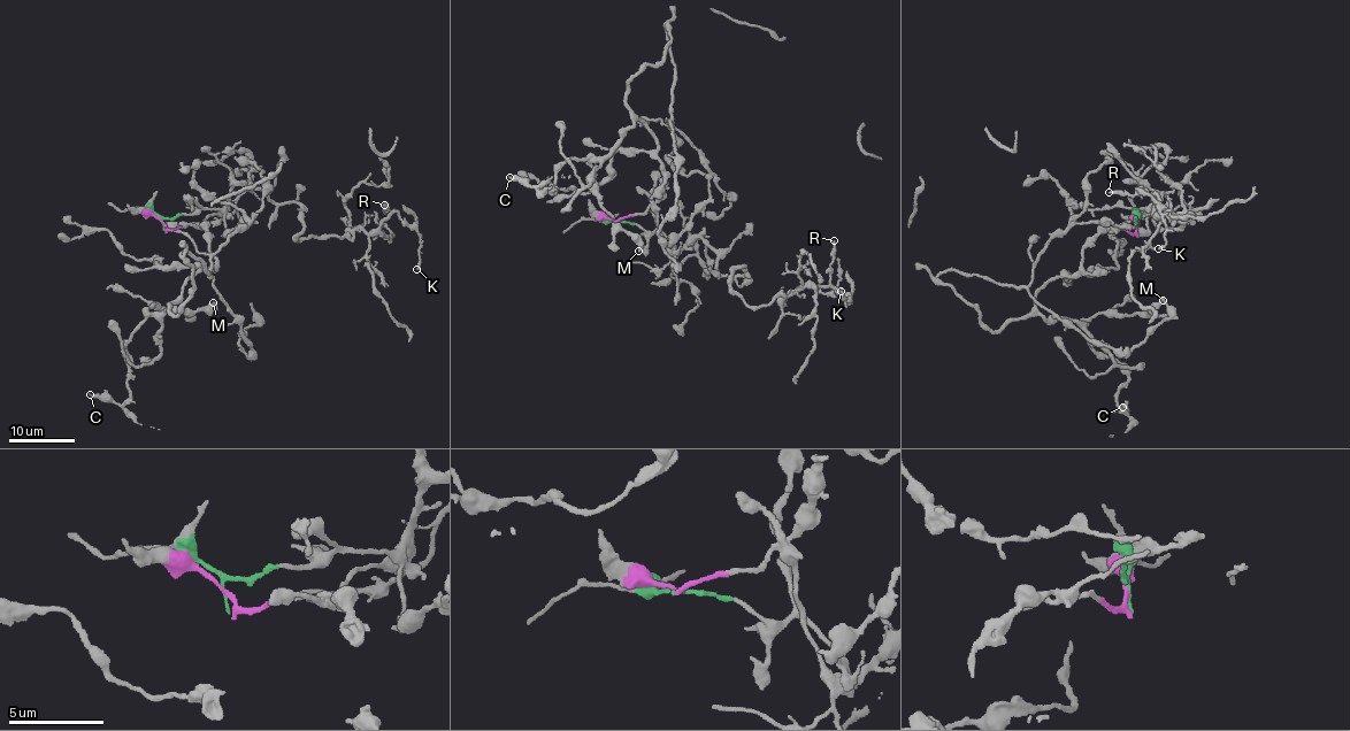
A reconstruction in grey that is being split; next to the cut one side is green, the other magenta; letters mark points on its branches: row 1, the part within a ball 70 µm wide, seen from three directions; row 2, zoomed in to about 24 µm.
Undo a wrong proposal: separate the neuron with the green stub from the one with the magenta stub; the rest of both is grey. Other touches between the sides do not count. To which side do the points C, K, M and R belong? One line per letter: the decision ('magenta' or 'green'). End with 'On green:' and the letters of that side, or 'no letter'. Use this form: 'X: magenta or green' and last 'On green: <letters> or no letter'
C: magenta
K: green
M: magenta
R: green
On green: K, R

